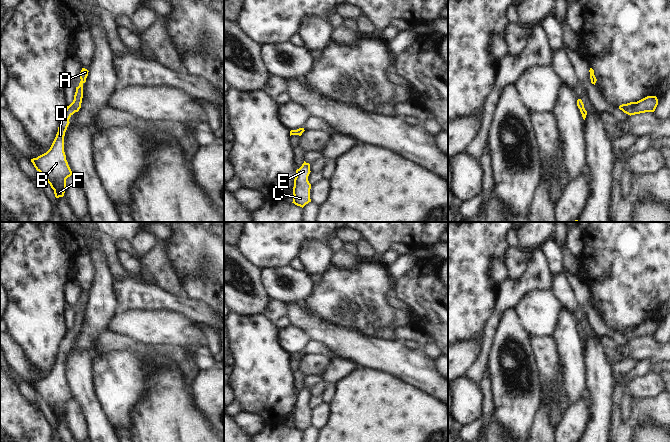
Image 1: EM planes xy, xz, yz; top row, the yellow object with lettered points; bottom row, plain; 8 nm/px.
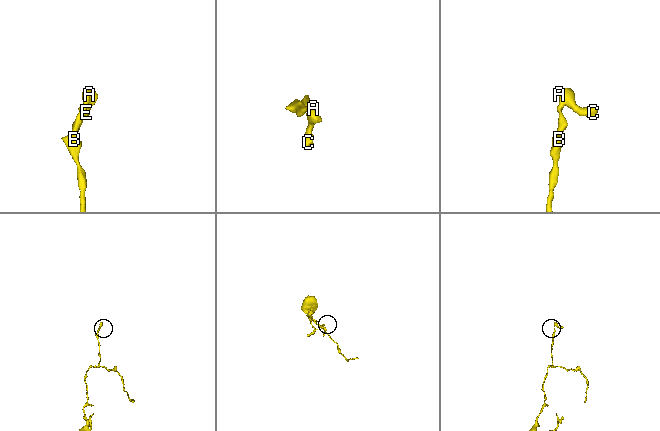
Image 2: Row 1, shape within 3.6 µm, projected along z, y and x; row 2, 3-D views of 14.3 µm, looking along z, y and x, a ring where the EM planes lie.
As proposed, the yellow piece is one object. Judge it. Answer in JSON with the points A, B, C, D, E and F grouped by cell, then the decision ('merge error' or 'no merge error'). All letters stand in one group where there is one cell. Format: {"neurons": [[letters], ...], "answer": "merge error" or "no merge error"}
{"neurons": [["A", "B", "C", "D", "E", "F"]], "answer": "no merge error"}

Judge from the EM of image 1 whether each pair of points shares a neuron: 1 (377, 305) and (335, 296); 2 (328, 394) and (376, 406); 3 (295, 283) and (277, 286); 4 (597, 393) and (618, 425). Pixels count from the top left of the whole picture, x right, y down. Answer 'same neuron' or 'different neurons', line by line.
1: same neuron
2: different neurons
3: same neuron
4: different neurons

